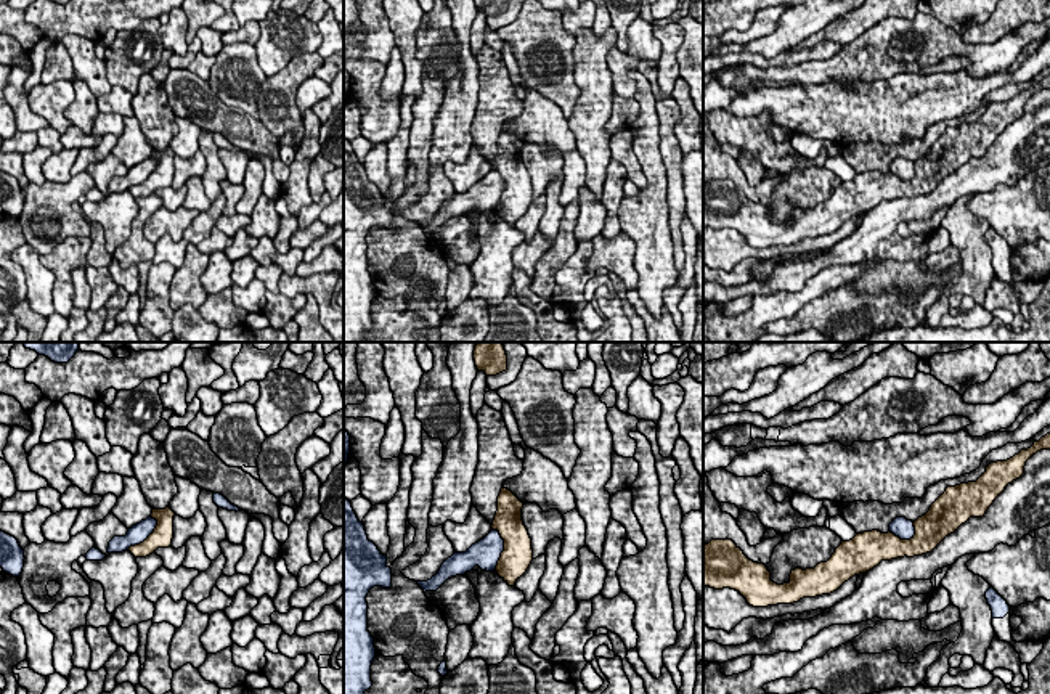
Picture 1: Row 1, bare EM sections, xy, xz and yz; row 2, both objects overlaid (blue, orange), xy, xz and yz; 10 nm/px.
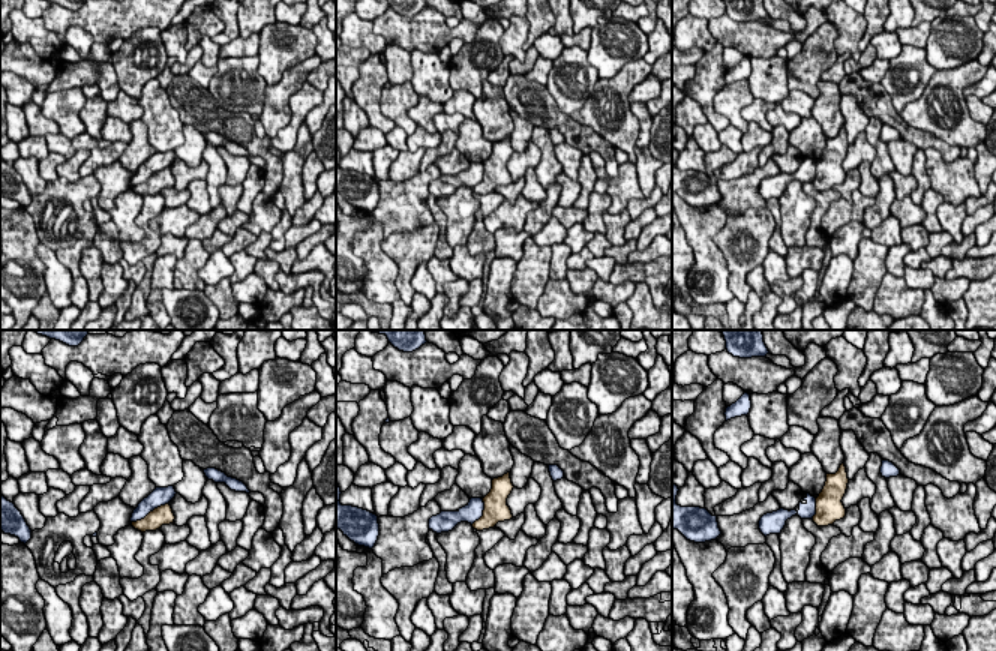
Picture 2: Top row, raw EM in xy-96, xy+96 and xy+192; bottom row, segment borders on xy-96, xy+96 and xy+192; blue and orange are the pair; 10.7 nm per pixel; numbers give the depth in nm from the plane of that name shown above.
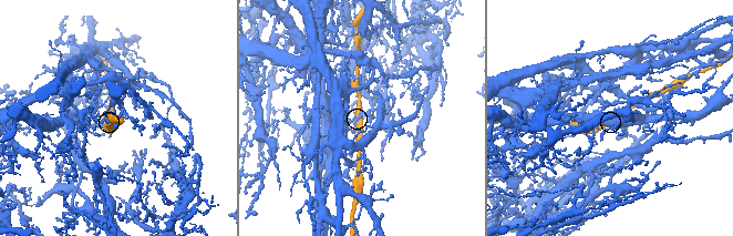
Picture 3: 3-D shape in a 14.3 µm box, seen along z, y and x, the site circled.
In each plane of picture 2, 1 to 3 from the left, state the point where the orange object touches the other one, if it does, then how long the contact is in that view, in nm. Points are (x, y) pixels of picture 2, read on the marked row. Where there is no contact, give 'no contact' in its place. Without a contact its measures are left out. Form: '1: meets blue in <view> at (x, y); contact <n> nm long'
1: meets blue in xy-96 at (150, 510); contact 460 nm long
2: meets blue in xy+96 at (482, 513); contact 300 nm long
3: meets blue in xy+192 at (815, 509); contact 220 nm long

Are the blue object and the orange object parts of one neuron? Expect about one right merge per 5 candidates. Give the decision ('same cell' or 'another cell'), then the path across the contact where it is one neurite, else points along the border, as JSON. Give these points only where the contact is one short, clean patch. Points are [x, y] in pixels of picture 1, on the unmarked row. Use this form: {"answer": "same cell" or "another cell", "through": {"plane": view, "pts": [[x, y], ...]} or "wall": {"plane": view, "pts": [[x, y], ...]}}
{"answer": "another cell"}

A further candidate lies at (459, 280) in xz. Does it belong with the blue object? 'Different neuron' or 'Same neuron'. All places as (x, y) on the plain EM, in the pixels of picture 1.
Different neuron

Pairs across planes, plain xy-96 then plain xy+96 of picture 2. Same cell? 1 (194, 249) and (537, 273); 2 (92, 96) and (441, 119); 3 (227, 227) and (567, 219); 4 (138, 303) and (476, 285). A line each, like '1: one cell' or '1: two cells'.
1: one cell
2: two cells
3: one cell
4: one cell

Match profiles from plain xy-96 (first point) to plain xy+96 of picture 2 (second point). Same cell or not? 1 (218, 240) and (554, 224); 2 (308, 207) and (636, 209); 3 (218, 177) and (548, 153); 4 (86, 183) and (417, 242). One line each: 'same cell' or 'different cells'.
1: same cell
2: same cell
3: same cell
4: different cells

